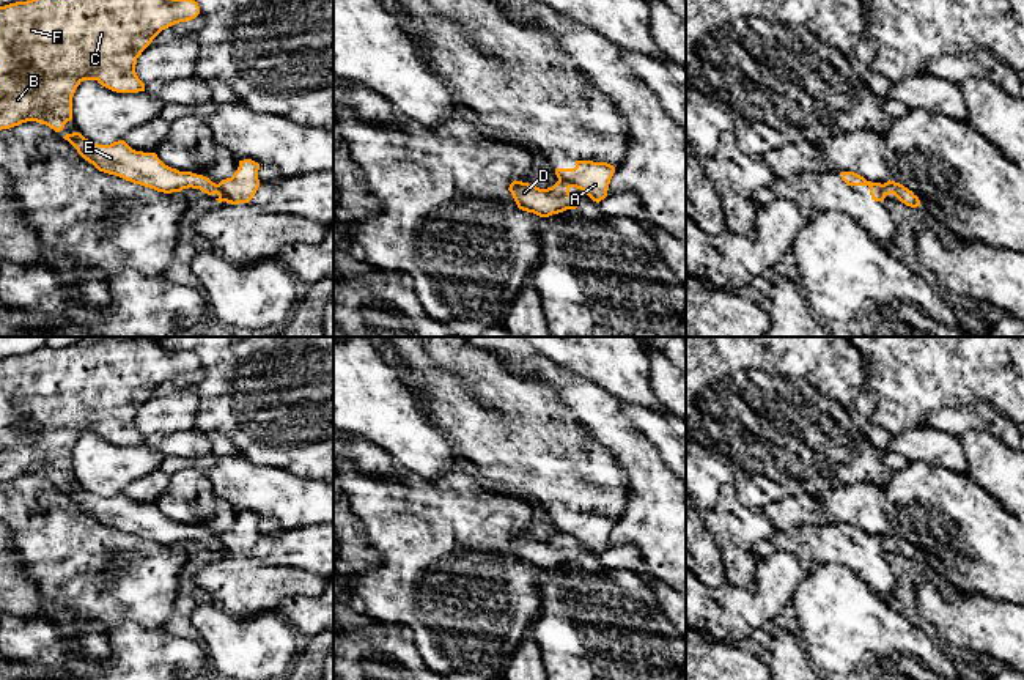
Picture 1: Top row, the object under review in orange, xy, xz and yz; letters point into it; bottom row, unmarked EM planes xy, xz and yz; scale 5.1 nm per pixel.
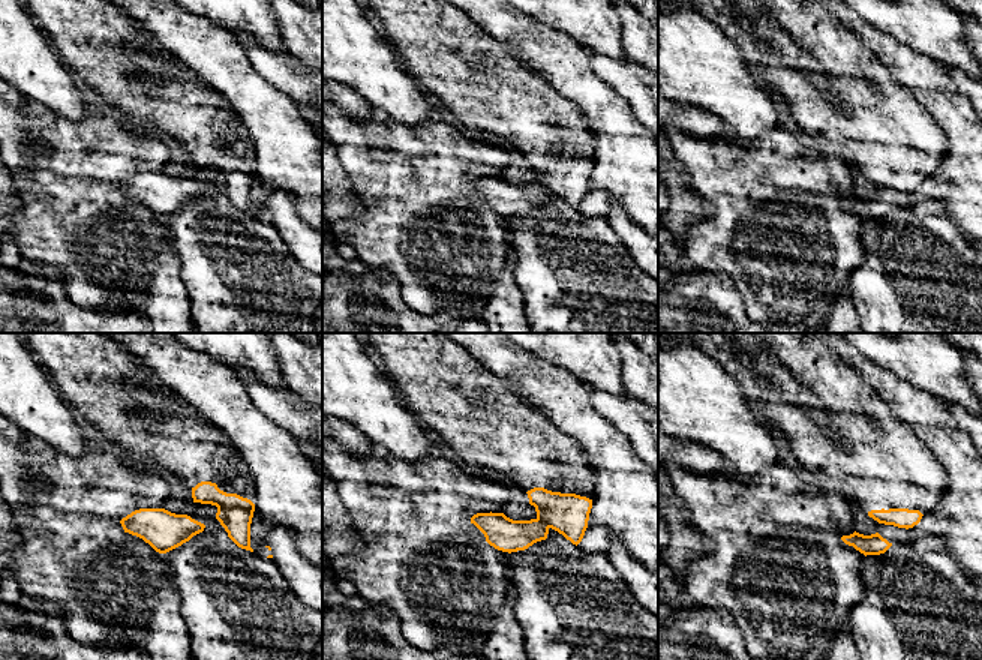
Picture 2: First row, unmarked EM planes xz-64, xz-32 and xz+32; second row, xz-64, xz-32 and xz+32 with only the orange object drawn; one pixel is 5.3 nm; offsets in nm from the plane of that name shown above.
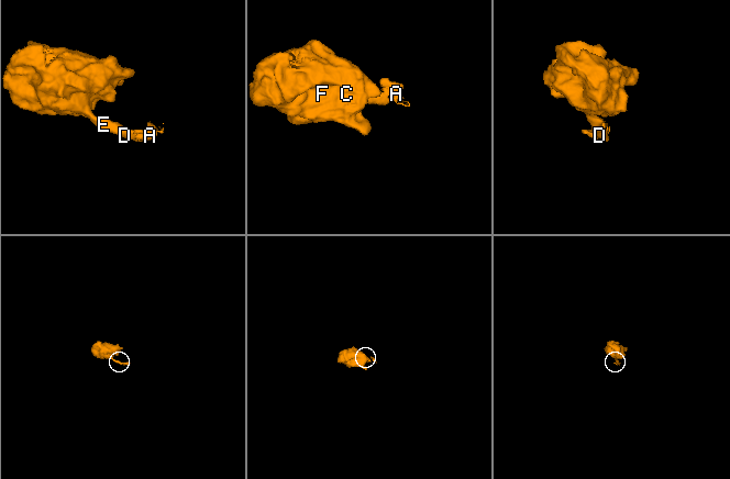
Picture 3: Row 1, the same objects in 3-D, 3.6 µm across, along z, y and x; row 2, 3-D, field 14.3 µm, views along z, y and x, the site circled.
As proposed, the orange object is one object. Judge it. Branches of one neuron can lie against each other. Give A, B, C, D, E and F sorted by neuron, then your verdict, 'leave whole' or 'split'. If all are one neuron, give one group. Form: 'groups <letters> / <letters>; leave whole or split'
groups A / B C D E F; split

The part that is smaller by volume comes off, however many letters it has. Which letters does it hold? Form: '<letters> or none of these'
A

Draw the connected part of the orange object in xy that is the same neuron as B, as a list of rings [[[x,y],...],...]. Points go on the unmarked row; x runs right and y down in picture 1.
[[[156,337],[82,338],[66,348],[41,348],[0,359],[0,483],[36,474],[55,485],[72,472],[72,449],[83,433],[98,433],[116,445],[145,444],[135,425],[137,411],[165,381],[195,371],[200,359],[192,351],[173,351]]]

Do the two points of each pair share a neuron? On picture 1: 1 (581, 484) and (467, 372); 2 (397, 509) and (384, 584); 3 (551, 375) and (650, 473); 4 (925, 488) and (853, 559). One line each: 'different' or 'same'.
1: same
2: same
3: same
4: different

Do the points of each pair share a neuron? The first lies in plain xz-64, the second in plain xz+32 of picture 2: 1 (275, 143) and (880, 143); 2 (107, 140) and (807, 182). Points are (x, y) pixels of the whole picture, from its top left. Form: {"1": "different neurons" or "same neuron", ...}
{"1": "different neurons", "2": "same neuron"}

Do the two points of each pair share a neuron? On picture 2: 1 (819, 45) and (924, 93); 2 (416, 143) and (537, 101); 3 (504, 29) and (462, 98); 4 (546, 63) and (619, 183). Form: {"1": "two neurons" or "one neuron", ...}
{"1": "two neurons", "2": "two neurons", "3": "two neurons", "4": "one neuron"}

